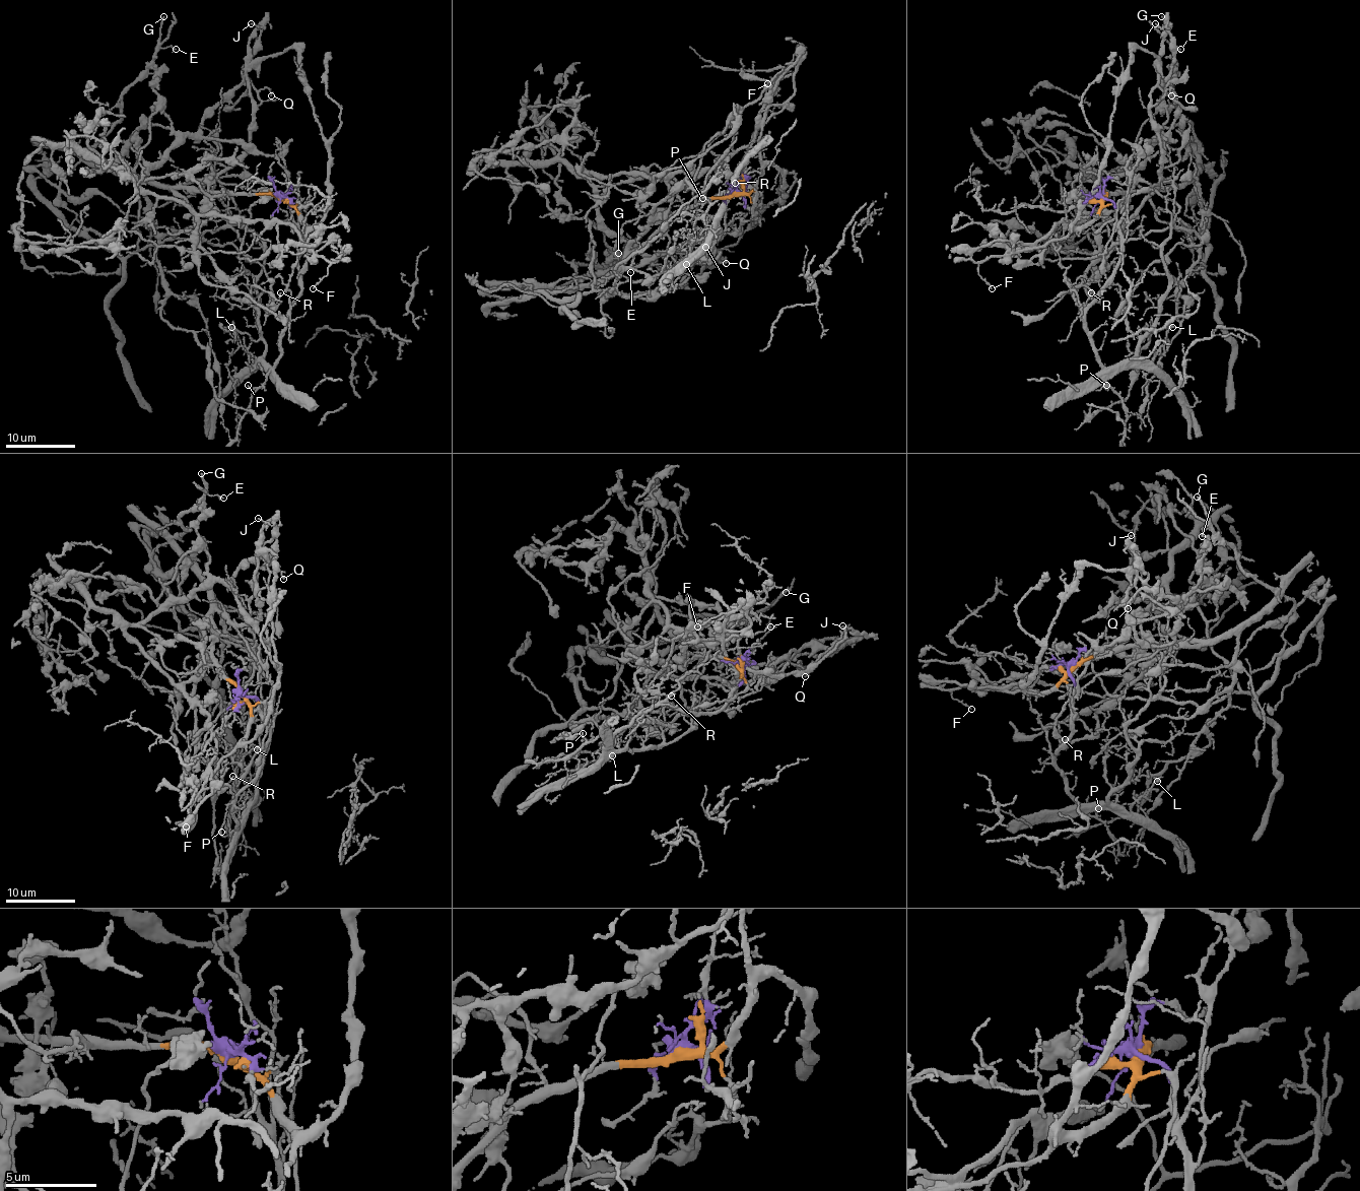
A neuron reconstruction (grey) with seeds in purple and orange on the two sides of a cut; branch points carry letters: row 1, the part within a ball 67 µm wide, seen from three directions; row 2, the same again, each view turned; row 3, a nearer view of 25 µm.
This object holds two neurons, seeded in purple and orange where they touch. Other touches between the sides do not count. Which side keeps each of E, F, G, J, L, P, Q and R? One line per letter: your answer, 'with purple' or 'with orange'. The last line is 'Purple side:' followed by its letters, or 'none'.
E: with orange
F: with orange
G: with orange
J: with orange
L: with purple
P: with purple
Q: with orange
R: with orange
Purple side: L, P

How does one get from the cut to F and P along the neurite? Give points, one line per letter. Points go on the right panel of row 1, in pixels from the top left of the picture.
F: (1101, 195), (1101, 207), (1060, 239), (990, 257), (981, 263), (977, 274), (992, 287)
P: (1101, 195), (1113, 204), (1119, 265), (1086, 313), (1086, 328), (1106, 386)

